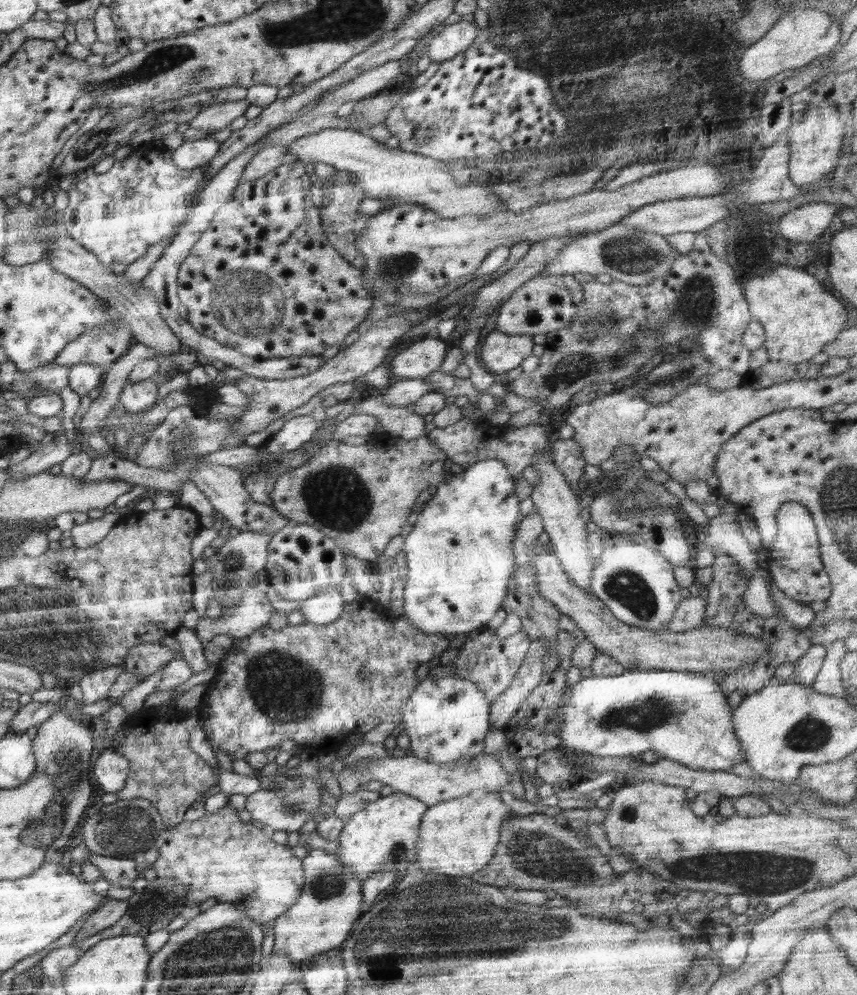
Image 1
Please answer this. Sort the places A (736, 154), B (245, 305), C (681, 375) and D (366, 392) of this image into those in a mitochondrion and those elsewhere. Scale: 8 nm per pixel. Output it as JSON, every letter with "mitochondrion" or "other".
{"A":"other","B":"mitochondrion","C":"mitochondrion","D":"other"}

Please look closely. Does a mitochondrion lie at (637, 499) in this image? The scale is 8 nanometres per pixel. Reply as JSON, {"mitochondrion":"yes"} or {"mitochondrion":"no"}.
{"mitochondrion":"yes"}

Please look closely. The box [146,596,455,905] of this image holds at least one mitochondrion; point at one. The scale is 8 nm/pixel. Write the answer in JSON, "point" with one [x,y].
{"point":[283,687]}

